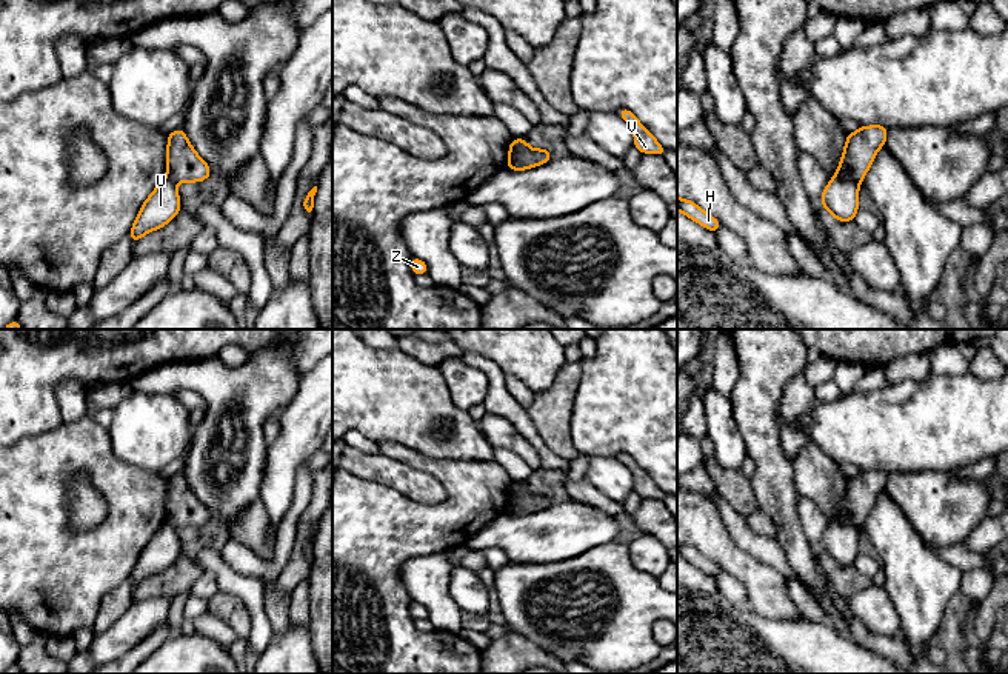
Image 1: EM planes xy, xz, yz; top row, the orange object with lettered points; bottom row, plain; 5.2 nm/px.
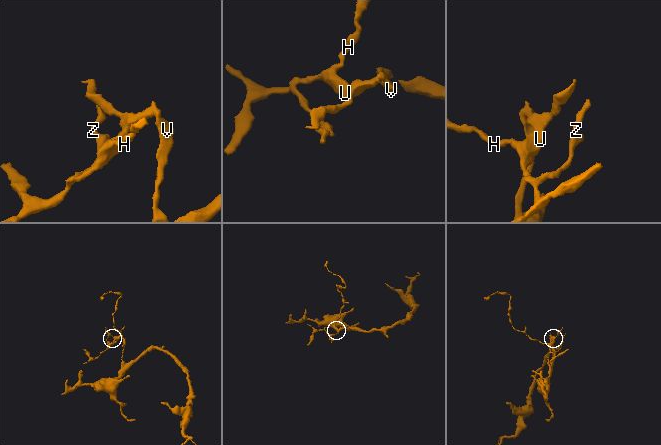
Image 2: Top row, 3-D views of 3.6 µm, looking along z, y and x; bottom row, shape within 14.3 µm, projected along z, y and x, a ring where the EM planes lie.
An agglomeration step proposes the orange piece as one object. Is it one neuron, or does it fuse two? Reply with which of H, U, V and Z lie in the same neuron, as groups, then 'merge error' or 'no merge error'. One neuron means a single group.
H U Z / V; merge error

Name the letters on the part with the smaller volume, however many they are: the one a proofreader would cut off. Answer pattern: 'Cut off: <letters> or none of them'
Cut off: H, U, Z

